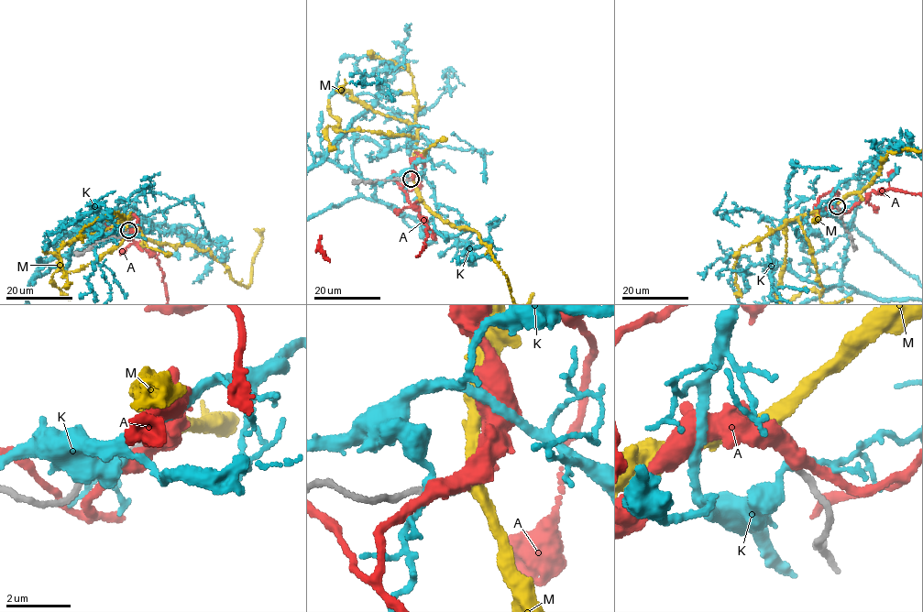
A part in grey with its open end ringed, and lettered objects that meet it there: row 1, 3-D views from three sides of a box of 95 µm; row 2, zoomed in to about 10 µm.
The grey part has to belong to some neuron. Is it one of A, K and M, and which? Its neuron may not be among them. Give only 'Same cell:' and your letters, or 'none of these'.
Same cell: M

